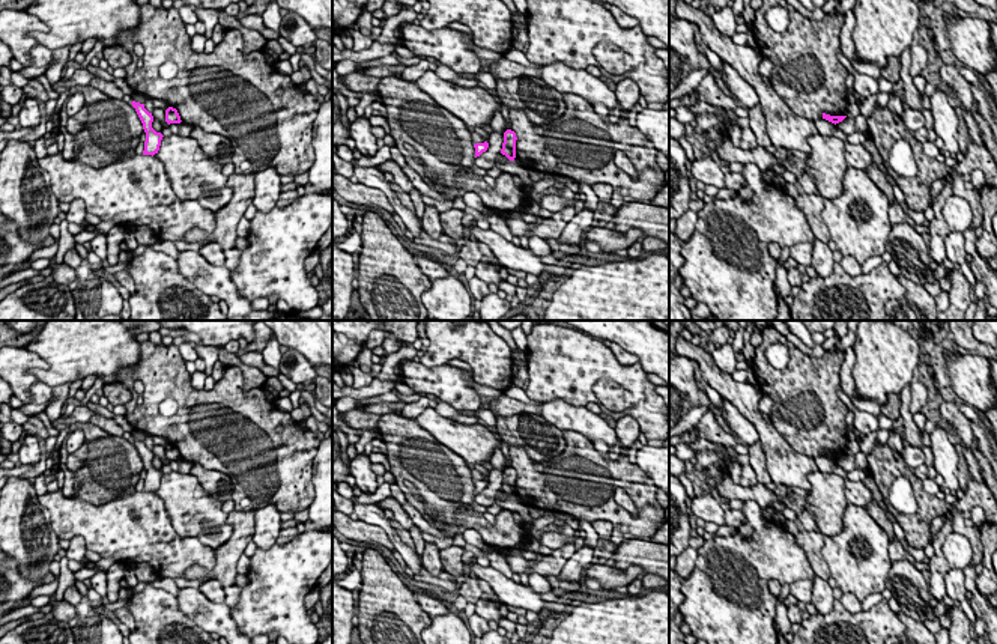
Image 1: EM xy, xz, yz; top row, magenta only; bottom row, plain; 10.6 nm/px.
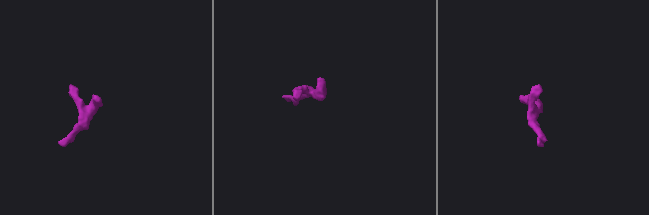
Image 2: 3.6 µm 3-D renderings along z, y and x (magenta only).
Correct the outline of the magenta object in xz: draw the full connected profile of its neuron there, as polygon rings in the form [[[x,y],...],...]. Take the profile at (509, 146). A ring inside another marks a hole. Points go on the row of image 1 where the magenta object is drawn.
[[[507,129],[504,132],[504,143],[502,143],[502,149],[501,153],[505,155],[510,161],[514,161],[516,158],[516,132],[511,129]]]

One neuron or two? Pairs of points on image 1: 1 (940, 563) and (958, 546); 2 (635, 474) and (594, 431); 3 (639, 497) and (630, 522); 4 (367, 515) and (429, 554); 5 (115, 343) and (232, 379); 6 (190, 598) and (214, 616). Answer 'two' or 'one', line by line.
1: two
2: two
3: one
4: two
5: two
6: one

